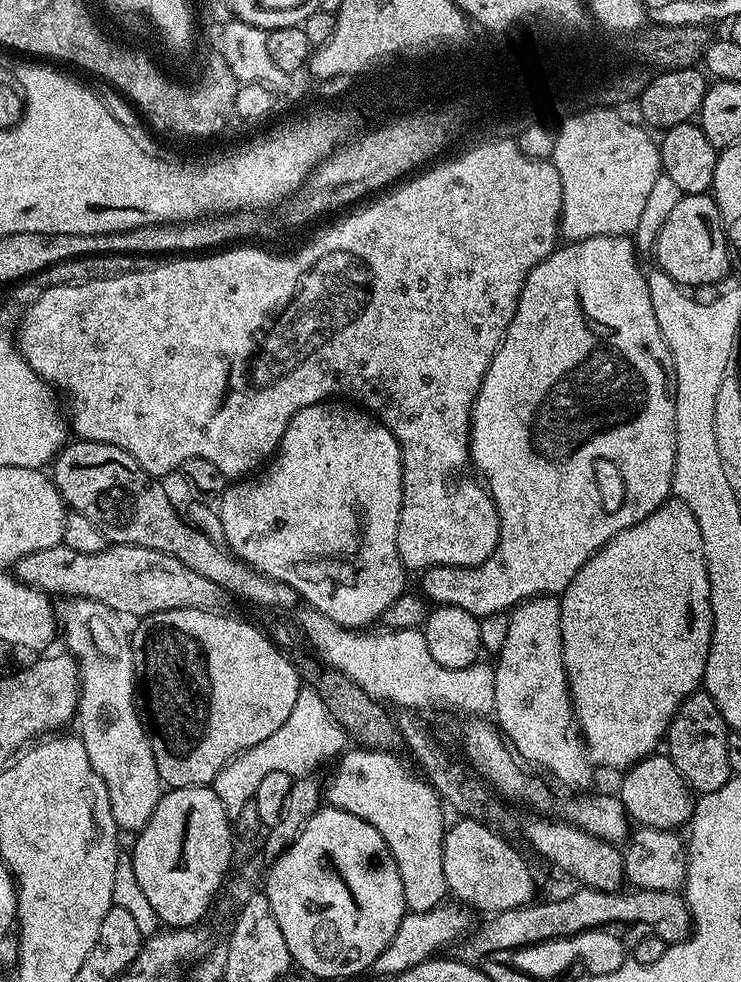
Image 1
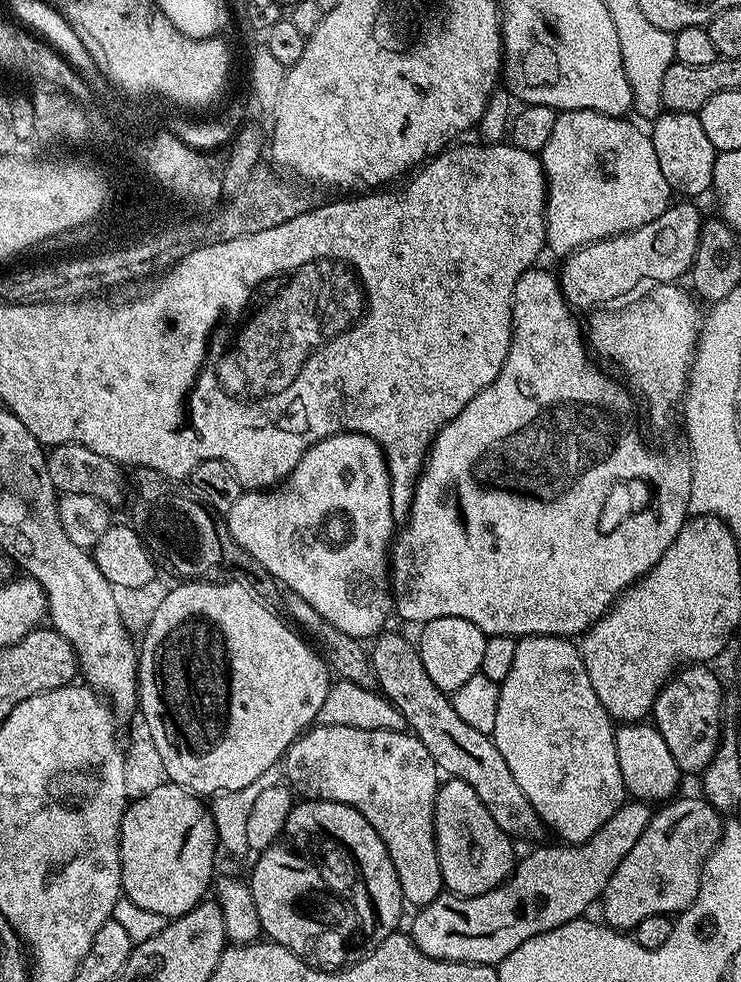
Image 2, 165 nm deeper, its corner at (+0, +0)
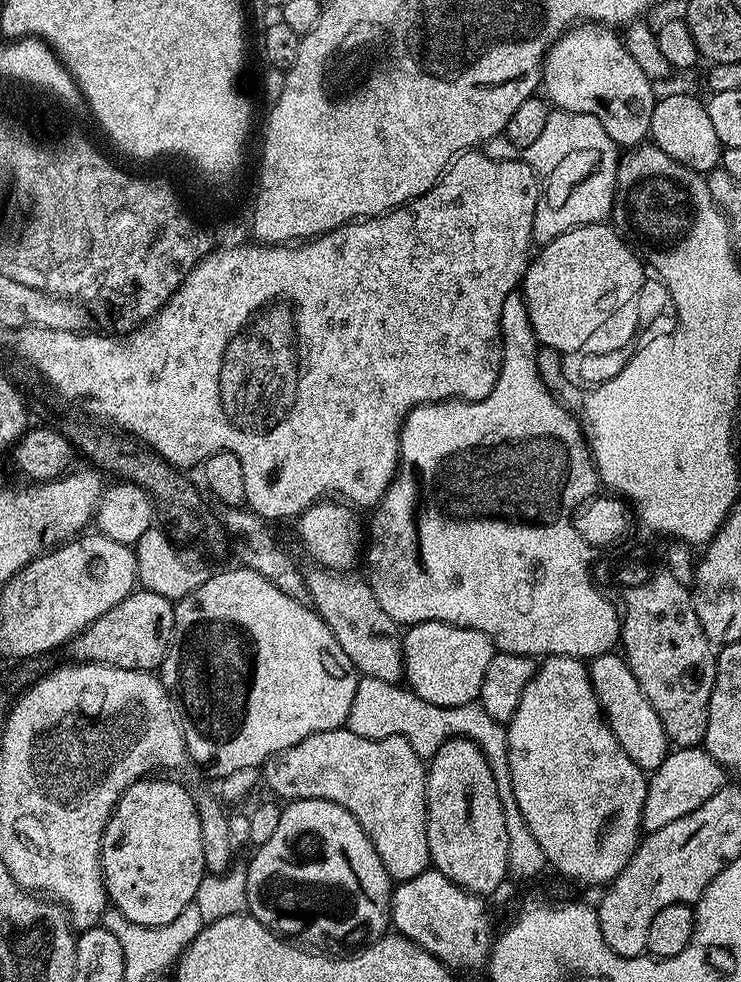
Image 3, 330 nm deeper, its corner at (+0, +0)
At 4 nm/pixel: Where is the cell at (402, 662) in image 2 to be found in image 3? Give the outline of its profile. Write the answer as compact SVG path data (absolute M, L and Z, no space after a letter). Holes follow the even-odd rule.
M319 566L307 569L304 582L308 588L308 600L311 607L326 622L330 634L334 634L334 638L338 638L338 646L342 646L346 658L350 658L350 662L356 667L360 676L382 678L382 682L395 684L404 676L404 641L401 625L395 624L390 618L390 614L386 614L386 610L382 610L382 606L378 606L378 598L374 598L372 587L368 585L367 579L360 577L359 580L356 576L348 575L352 574Z

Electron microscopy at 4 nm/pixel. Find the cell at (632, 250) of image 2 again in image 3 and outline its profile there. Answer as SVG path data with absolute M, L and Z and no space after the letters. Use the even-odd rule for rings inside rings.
M601 222L572 228L543 245L540 253L531 257L524 272L522 295L530 326L541 345L582 346L595 332L598 318L604 318L618 305L625 304L626 298L638 291L644 277L644 264L631 250L629 241L615 228Z

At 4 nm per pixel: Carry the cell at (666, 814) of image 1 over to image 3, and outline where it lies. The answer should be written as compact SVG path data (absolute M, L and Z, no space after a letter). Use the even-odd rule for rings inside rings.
M610 651L605 656L596 657L588 664L588 677L604 719L610 726L614 738L618 738L618 746L626 750L630 762L645 770L662 766L670 751L668 735L654 706L650 706L650 698L642 694L642 686L638 686L638 678L634 678L634 674L628 669L628 662L623 655Z

